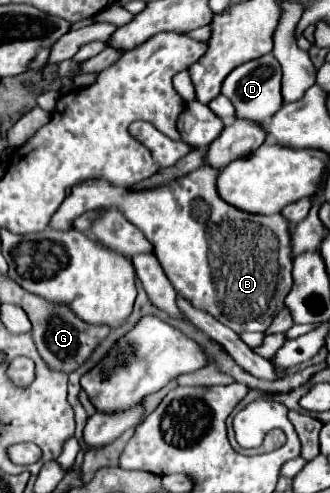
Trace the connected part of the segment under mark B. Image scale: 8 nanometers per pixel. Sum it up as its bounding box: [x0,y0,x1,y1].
[50,164,292,332]

